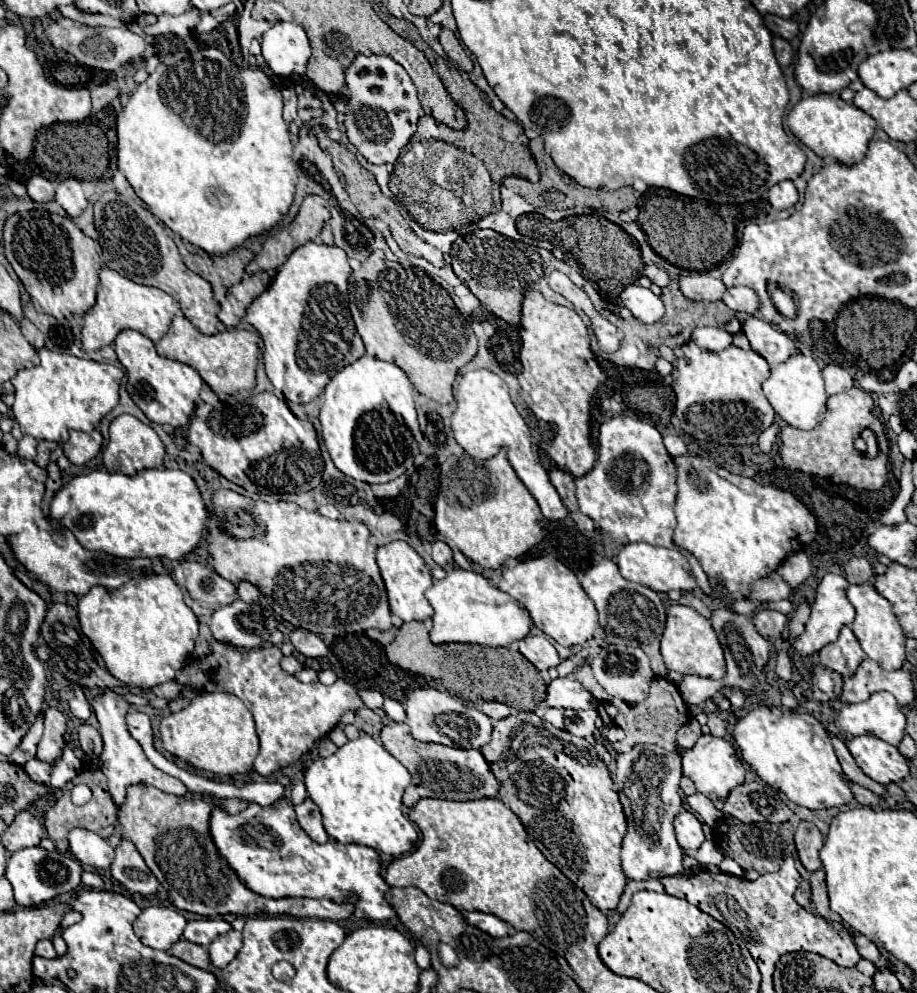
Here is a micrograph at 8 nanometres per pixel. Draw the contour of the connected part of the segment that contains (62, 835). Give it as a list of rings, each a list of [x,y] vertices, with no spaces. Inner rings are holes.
[[[95,769],[95,771],[81,771],[79,775],[75,775],[67,787],[63,789],[63,797],[53,805],[53,809],[47,811],[45,815],[45,829],[49,833],[49,837],[55,841],[55,847],[61,851],[61,853],[67,853],[69,851],[69,841],[67,841],[67,835],[71,829],[75,827],[83,827],[83,829],[89,829],[93,833],[97,833],[99,837],[103,839],[109,839],[115,831],[115,821],[117,821],[117,807],[113,805],[113,799],[107,791],[107,777],[103,775],[101,769]],[[77,783],[85,783],[91,791],[93,791],[93,797],[89,803],[85,803],[83,807],[75,807],[71,803],[71,787],[77,785]]]

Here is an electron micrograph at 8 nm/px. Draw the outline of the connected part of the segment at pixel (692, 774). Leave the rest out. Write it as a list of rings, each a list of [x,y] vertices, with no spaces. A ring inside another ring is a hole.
[[[701,735],[697,743],[681,755],[681,761],[683,761],[683,775],[689,777],[695,783],[697,791],[709,797],[711,801],[725,799],[725,795],[729,795],[733,787],[743,783],[747,771],[743,761],[737,757],[733,743],[727,739],[717,739],[713,735]]]

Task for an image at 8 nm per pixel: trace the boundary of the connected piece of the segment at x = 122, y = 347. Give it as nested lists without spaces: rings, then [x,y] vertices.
[[[121,331],[115,339],[115,353],[121,365],[127,369],[127,393],[131,395],[135,405],[147,415],[149,421],[159,425],[167,423],[171,427],[189,425],[197,399],[206,401],[215,409],[221,407],[222,402],[216,393],[206,383],[203,384],[201,375],[195,369],[185,363],[159,357],[153,341],[139,331]]]

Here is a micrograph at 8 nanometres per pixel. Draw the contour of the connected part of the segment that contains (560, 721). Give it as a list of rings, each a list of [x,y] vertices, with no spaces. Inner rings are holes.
[[[549,708],[547,713],[545,713],[545,719],[551,723],[551,725],[557,727],[557,729],[564,729],[564,720],[563,709],[558,708]]]

